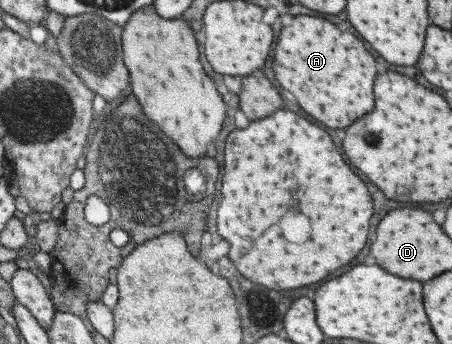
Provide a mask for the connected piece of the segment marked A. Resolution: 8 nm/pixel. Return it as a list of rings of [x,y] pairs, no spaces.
[[[296,16],[290,26],[280,30],[274,44],[272,70],[276,82],[294,96],[296,104],[328,128],[346,128],[372,110],[374,58],[358,38],[322,18]]]

